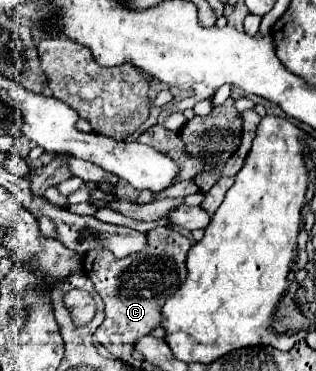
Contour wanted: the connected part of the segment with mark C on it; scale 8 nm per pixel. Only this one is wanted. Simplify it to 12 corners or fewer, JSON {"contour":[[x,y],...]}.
{"contour":[[149,232],[141,258],[89,250],[83,272],[105,304],[99,344],[163,326],[185,282],[189,240]]}

